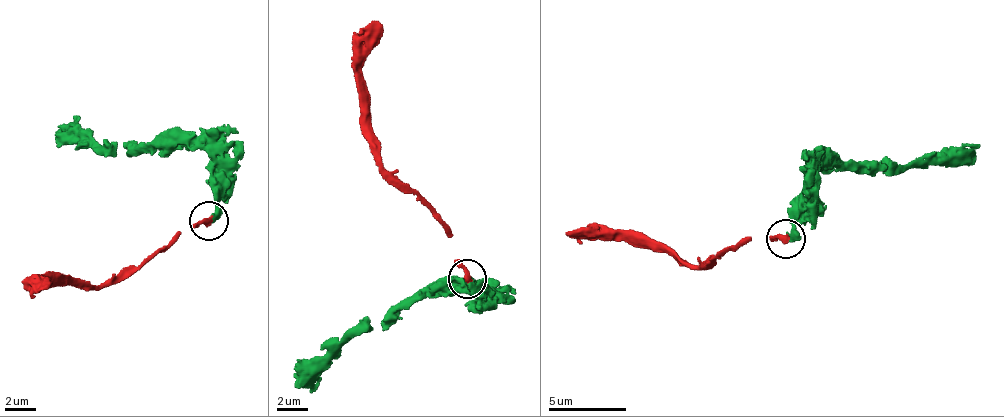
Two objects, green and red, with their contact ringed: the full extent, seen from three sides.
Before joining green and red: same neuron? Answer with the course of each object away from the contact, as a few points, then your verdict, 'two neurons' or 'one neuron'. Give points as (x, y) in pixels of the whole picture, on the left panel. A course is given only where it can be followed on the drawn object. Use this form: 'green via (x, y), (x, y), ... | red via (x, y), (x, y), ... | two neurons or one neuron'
green via (209, 222), (216, 209), (216, 182), (199, 144), (154, 141), (108, 149), (84, 138), (75, 116) | red via (209, 222), (178, 234), (101, 284), (91, 288), (68, 276), (42, 279), (31, 286), (43, 287) | one neuron

